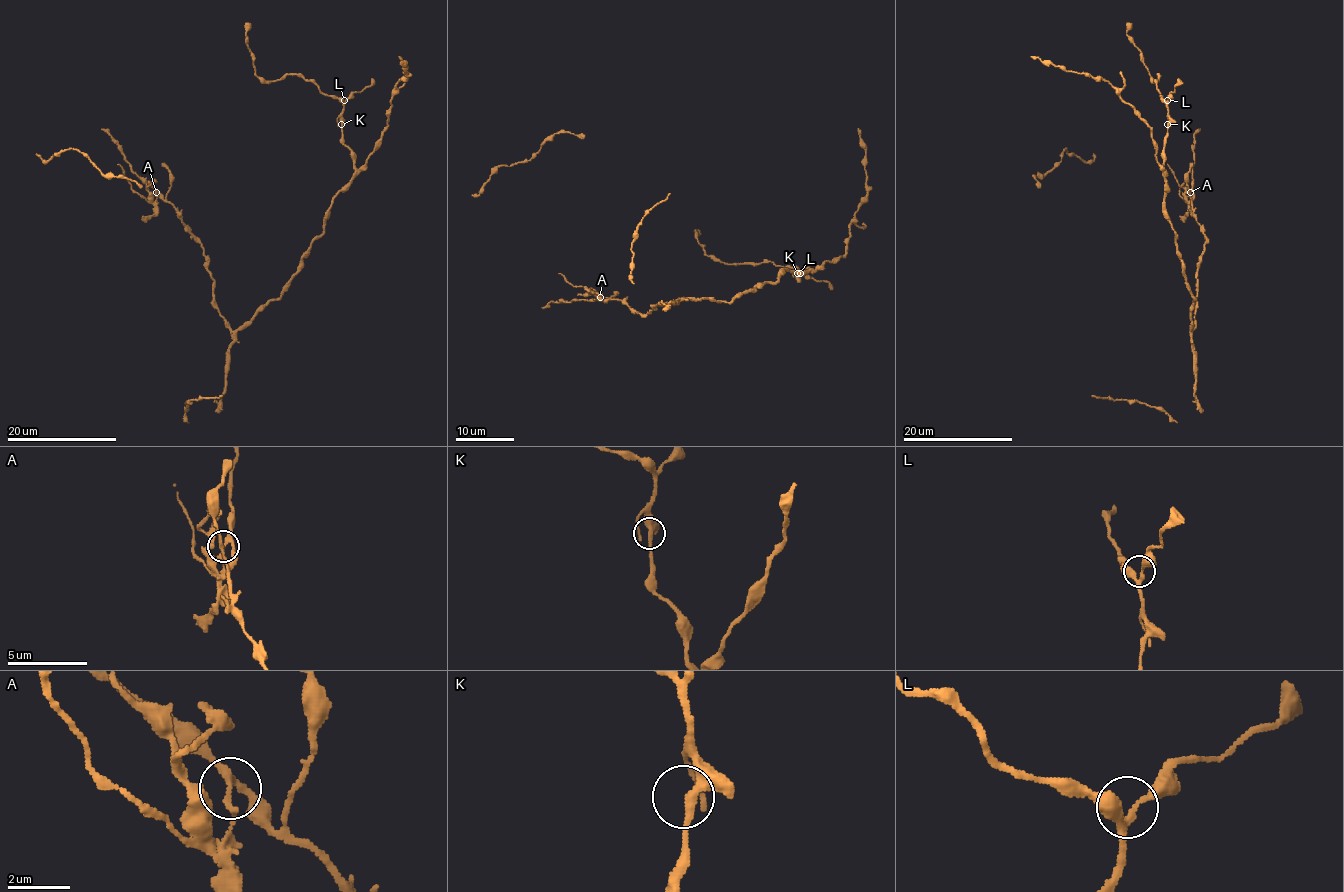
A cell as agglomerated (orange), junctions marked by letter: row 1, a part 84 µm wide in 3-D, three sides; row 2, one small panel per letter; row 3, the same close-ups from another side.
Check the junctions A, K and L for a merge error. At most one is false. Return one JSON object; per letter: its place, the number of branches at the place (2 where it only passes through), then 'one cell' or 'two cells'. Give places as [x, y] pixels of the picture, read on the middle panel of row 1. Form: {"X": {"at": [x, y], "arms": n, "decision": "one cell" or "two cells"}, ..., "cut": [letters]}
{"A": {"at": [600, 297], "arms": 3, "decision": "two cells"}, "K": {"at": [797, 273], "arms": 3, "decision": "one cell"}, "L": {"at": [800, 273], "arms": 3, "decision": "one cell"}, "cut": ["A"]}

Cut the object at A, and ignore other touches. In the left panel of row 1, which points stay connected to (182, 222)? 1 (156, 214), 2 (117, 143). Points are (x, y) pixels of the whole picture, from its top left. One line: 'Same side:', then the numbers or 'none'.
Same side: 2

